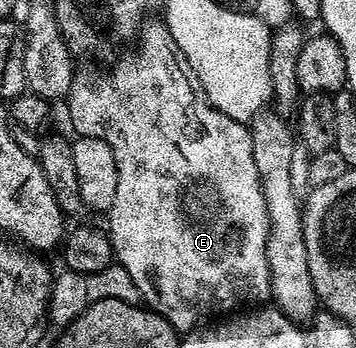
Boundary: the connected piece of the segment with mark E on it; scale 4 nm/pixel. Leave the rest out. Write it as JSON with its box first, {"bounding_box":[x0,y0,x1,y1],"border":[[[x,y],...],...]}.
{"bounding_box":[67,16,273,332],"border":[[[153,16],[142,22],[135,39],[136,46],[137,54],[129,54],[126,58],[118,57],[112,63],[112,65],[114,64],[113,70],[107,71],[106,74],[78,73],[74,77],[73,86],[67,95],[69,118],[73,121],[74,128],[78,130],[76,133],[80,137],[107,140],[111,152],[115,152],[115,168],[119,172],[119,184],[115,184],[115,200],[111,200],[111,208],[107,212],[107,218],[109,218],[107,233],[113,242],[116,261],[125,269],[127,276],[131,276],[131,280],[135,280],[135,288],[139,288],[144,305],[148,309],[161,318],[166,318],[172,324],[174,330],[188,332],[198,324],[204,323],[208,319],[205,318],[208,314],[221,316],[226,312],[236,311],[233,310],[236,306],[245,306],[248,302],[265,304],[270,301],[273,289],[271,288],[271,276],[267,264],[267,236],[269,235],[267,204],[261,187],[261,173],[259,168],[255,168],[255,156],[251,152],[251,136],[246,123],[231,120],[231,116],[219,112],[219,116],[222,117],[217,118],[215,116],[215,128],[207,130],[207,134],[205,134],[207,138],[199,140],[197,136],[193,138],[193,134],[183,134],[181,132],[183,122],[185,122],[185,116],[183,116],[185,108],[189,106],[191,100],[193,102],[204,100],[205,94],[202,92],[201,87],[197,85],[196,77],[191,73],[189,67],[185,65],[181,51],[174,44],[171,32],[165,27],[164,21]]]}

